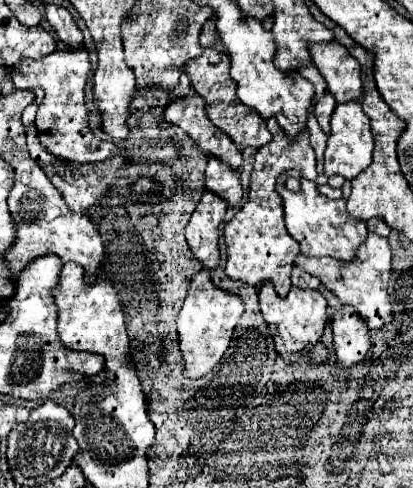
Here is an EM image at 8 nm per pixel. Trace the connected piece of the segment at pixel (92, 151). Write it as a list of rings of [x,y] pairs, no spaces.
[[[87,48],[57,50],[53,54],[43,56],[43,60],[22,60],[10,68],[15,88],[35,88],[35,86],[41,86],[45,90],[45,98],[43,98],[43,102],[39,104],[39,110],[37,110],[35,126],[39,130],[39,138],[42,146],[46,150],[49,150],[51,154],[55,154],[57,158],[67,160],[67,162],[81,162],[81,164],[85,164],[85,162],[107,160],[111,156],[127,156],[125,148],[119,148],[115,142],[105,142],[105,140],[97,138],[93,134],[93,130],[89,128],[89,112],[87,112],[87,106],[85,106],[85,82],[87,82],[89,70],[91,70],[91,62],[89,62]]]

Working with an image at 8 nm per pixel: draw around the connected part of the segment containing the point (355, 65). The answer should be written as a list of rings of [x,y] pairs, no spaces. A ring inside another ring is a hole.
[[[331,40],[309,44],[309,54],[337,102],[361,98],[361,64],[347,52],[347,48],[343,48],[337,40]]]

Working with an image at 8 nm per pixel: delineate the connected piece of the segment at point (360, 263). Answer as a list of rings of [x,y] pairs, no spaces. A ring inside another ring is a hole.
[[[369,234],[367,242],[363,246],[359,246],[357,250],[357,258],[353,262],[341,262],[337,258],[307,258],[303,254],[299,254],[295,258],[295,266],[301,266],[305,272],[315,274],[325,288],[329,288],[339,300],[341,304],[351,304],[361,318],[365,320],[367,328],[381,328],[383,324],[393,322],[393,304],[389,300],[389,292],[387,292],[387,282],[391,276],[391,248],[387,238]]]

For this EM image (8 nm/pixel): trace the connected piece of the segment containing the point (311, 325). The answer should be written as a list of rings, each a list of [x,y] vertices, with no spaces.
[[[267,280],[261,284],[259,288],[259,308],[261,314],[273,334],[275,340],[275,350],[287,358],[291,352],[301,352],[301,350],[311,350],[317,340],[323,334],[325,322],[329,318],[327,314],[327,300],[323,298],[323,294],[319,290],[303,290],[297,286],[291,286],[287,296],[279,296],[275,292],[275,286]]]

